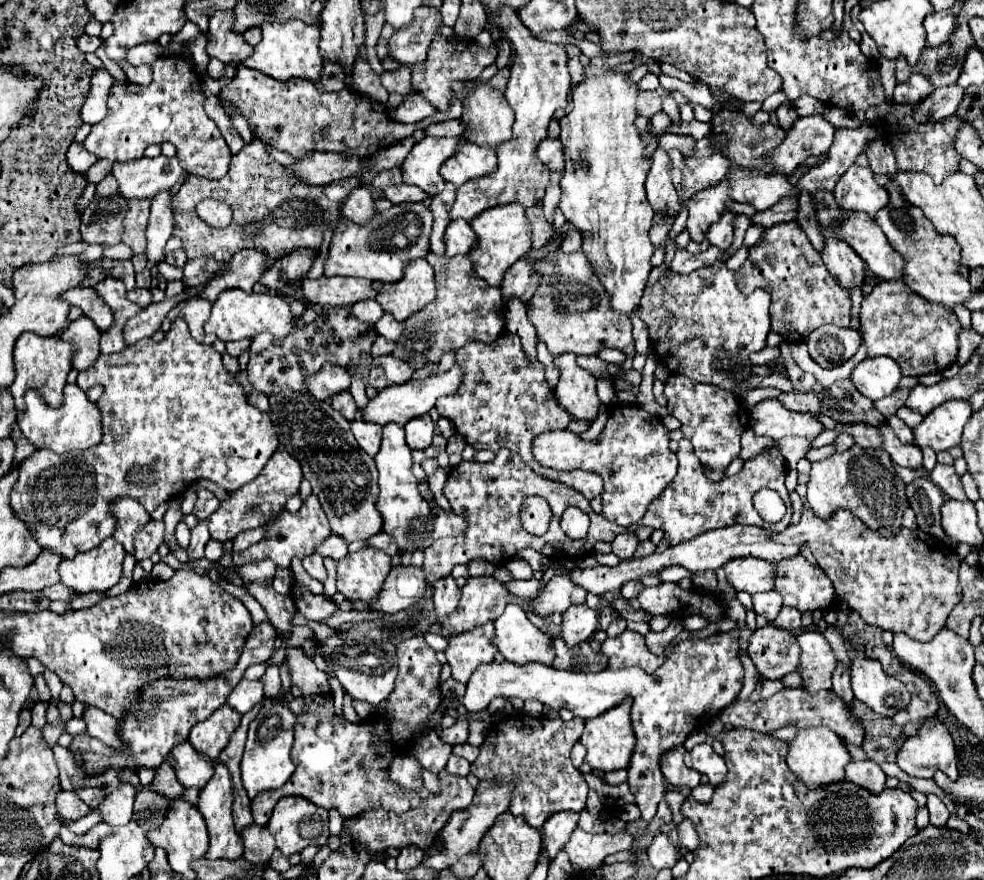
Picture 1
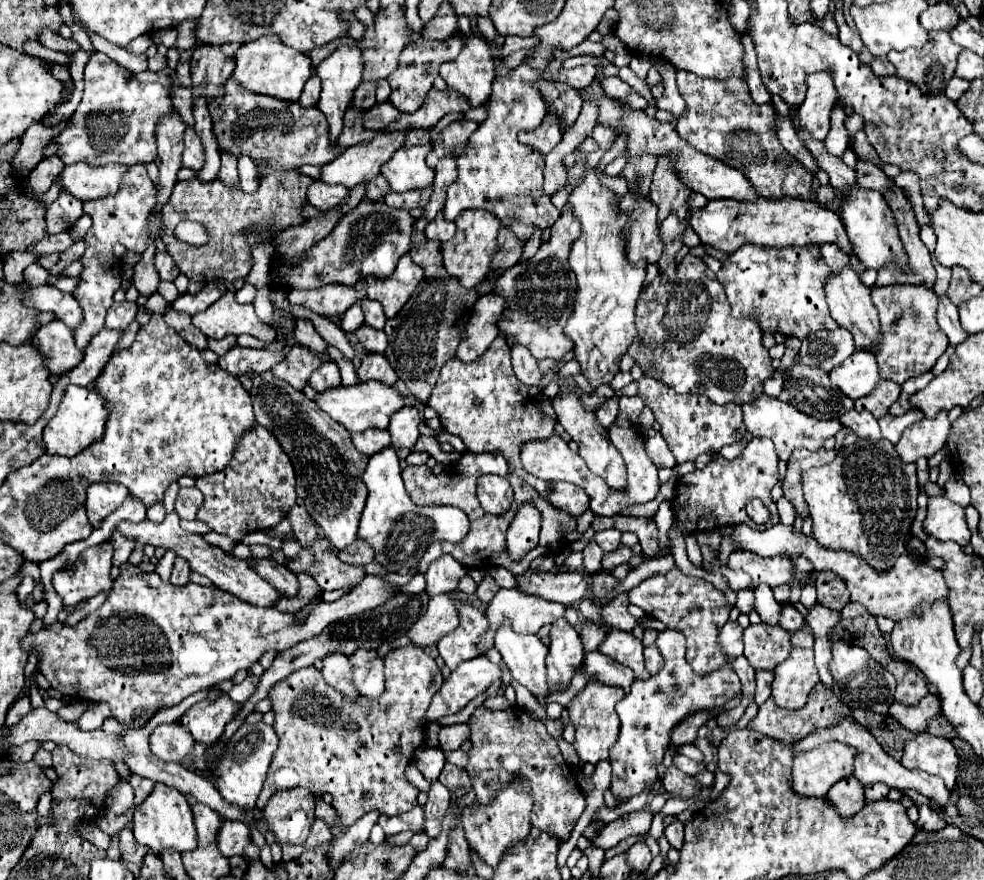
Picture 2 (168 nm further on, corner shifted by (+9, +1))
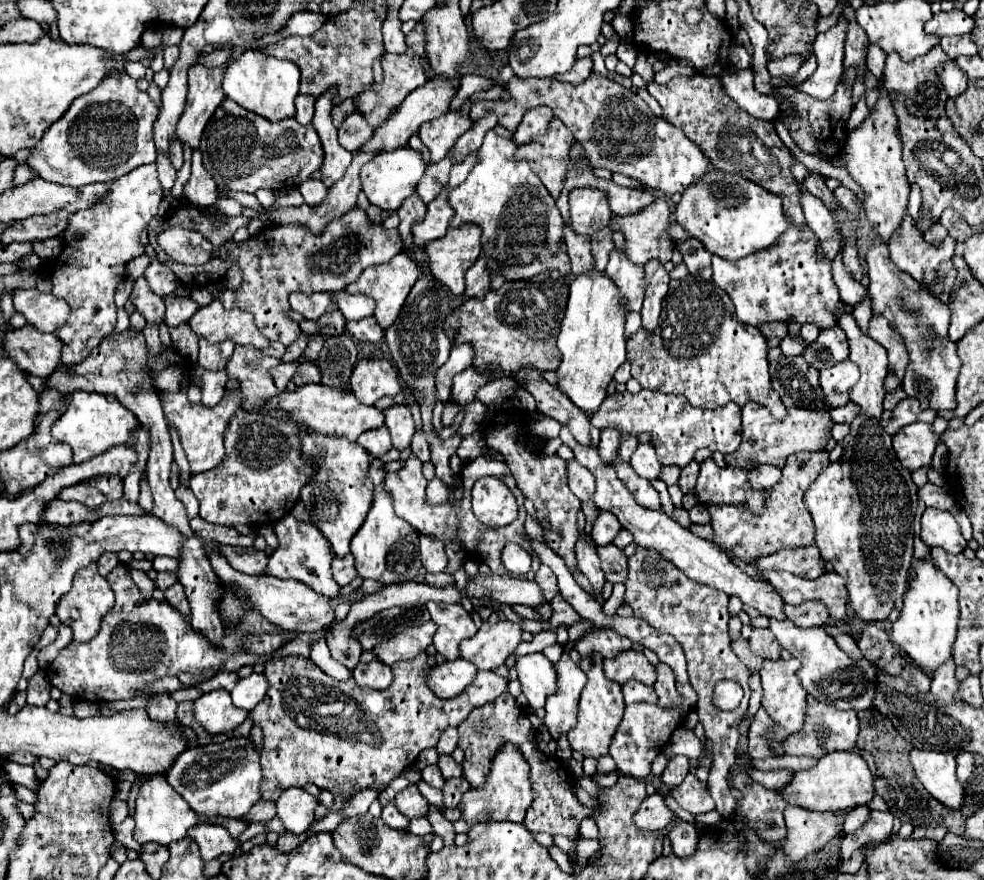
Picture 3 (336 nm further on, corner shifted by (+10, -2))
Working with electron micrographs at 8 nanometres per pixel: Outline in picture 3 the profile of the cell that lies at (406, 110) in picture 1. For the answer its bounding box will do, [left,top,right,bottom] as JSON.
[338,111,374,151]

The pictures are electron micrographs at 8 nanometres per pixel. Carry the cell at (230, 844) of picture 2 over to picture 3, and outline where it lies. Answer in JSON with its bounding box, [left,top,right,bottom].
[188,823,240,861]

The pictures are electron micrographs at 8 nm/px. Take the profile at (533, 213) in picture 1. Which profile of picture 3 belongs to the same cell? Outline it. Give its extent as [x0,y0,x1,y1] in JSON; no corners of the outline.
[466,257,490,297]

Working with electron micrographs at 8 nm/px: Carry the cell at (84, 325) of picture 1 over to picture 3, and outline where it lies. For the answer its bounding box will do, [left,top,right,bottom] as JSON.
[2,325,64,377]

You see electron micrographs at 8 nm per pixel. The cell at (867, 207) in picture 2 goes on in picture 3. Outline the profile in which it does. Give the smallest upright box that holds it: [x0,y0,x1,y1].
[866,241,960,409]

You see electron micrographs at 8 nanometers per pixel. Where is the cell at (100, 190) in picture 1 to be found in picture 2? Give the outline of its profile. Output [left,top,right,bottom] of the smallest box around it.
[69,214,91,242]

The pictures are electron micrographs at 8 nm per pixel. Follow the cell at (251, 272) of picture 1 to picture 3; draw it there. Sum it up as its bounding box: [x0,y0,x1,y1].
[164,295,200,327]

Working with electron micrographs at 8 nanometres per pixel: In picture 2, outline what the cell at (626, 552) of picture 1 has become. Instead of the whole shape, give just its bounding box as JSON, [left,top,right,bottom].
[593,528,621,552]

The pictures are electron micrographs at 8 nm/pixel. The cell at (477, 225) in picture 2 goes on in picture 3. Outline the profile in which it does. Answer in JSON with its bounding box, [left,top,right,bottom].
[424,223,482,295]

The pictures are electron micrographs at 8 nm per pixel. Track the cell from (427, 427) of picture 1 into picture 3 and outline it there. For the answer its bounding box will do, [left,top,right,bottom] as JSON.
[384,405,414,451]

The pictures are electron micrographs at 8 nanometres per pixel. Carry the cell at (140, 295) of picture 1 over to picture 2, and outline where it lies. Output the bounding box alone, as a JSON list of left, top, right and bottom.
[105,302,137,330]

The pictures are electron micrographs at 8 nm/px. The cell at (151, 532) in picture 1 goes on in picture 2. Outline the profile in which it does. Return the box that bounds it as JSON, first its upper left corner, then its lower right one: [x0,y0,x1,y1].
[111,532,135,566]

